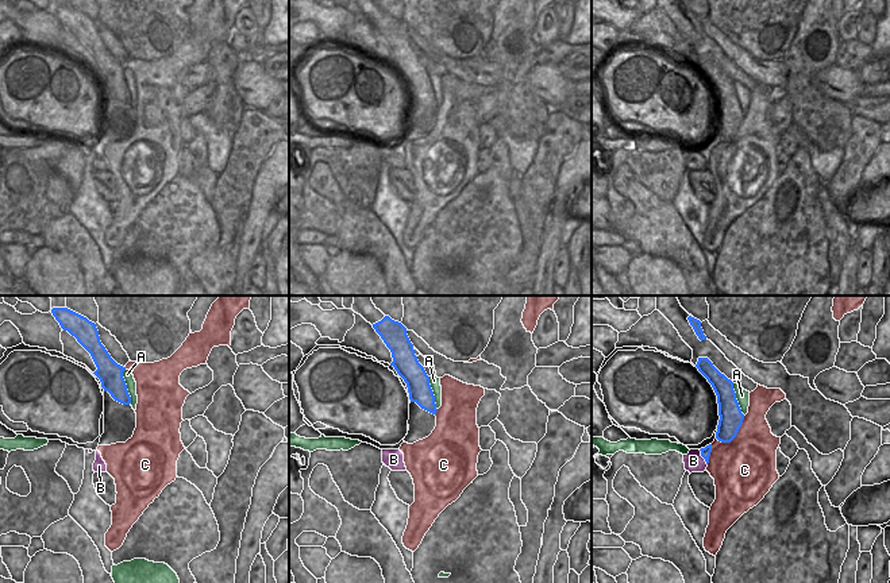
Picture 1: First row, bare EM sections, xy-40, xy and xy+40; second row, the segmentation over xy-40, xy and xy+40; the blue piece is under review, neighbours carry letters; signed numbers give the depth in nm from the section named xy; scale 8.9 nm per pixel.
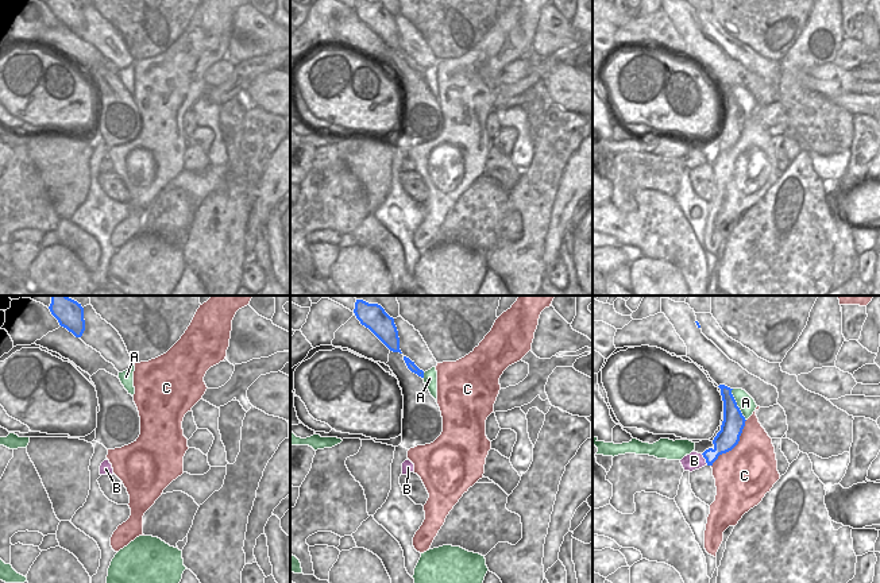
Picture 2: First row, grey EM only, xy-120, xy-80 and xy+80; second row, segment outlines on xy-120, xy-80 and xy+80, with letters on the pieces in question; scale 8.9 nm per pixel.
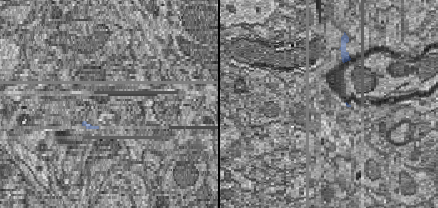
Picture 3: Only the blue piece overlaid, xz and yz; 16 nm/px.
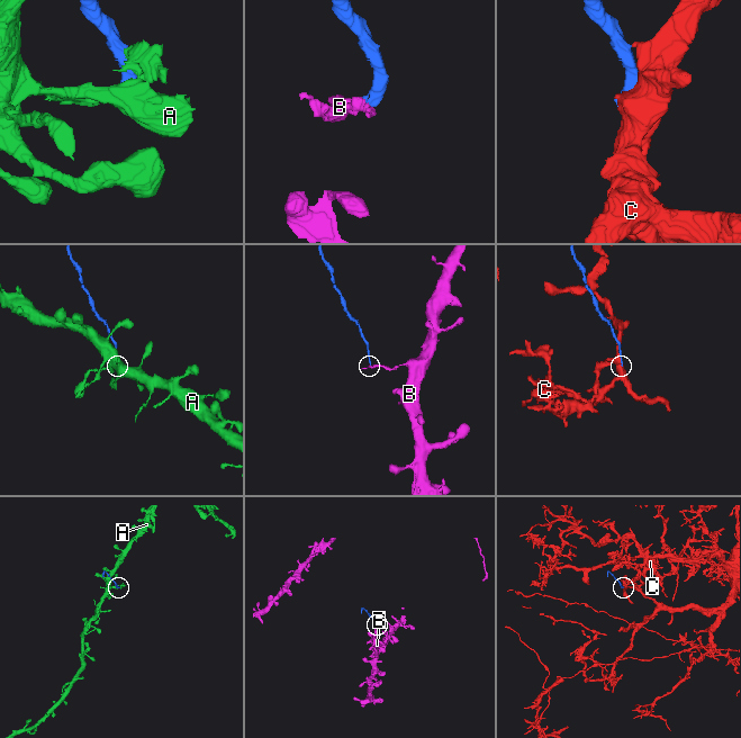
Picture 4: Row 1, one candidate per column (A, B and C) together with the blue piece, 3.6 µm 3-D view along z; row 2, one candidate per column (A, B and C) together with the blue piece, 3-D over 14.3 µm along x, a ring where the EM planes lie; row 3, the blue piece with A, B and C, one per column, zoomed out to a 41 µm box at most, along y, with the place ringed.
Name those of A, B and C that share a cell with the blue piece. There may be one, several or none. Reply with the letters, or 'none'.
none

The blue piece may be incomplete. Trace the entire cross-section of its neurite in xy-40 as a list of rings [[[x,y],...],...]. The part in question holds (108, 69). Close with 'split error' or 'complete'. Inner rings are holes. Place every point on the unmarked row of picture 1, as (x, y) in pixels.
[[[53,5],[51,11],[61,26],[74,34],[90,51],[97,65],[93,72],[100,77],[104,89],[108,89],[115,99],[130,103],[131,94],[123,76],[126,65],[117,62],[101,42],[96,22],[68,5]]]; complete

